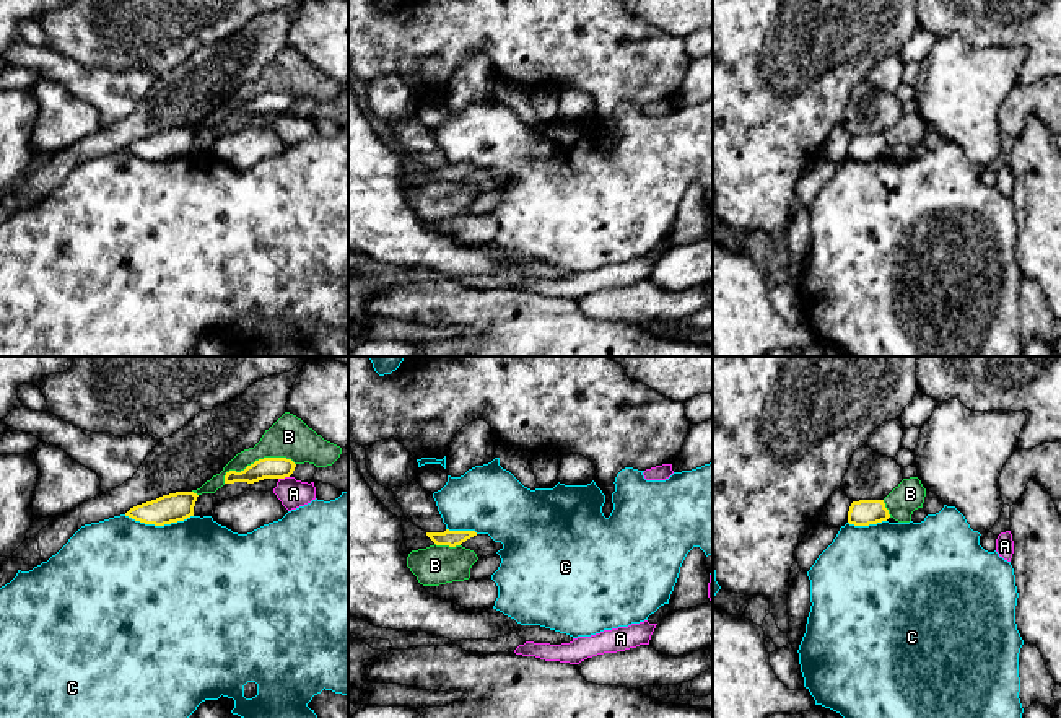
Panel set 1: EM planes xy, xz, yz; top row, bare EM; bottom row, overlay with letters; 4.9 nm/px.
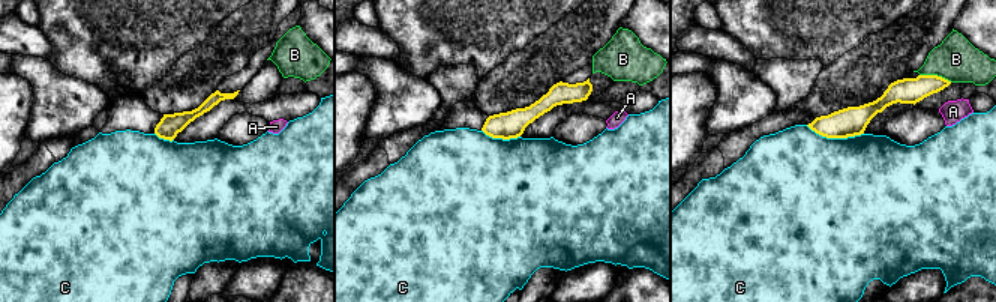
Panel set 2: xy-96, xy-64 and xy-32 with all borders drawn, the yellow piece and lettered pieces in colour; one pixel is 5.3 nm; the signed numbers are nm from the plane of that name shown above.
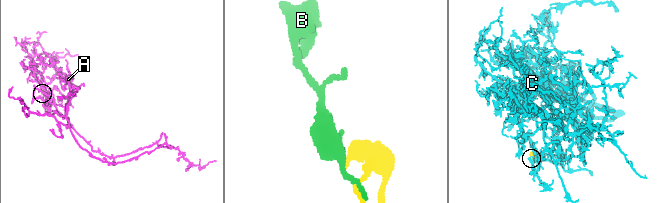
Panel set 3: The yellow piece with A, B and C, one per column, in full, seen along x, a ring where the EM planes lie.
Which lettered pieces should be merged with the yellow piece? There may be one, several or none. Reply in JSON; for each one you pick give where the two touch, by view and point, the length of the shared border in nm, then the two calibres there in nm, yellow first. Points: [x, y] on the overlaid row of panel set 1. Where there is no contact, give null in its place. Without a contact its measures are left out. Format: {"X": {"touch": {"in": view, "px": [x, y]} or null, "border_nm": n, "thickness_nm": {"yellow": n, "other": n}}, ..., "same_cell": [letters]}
{"C": {"touch": {"in": "xy", "px": [158, 525]}, "border_nm": 340, "thickness_nm": {"yellow": 140, "other": 500}}, "same_cell": ["C"]}

